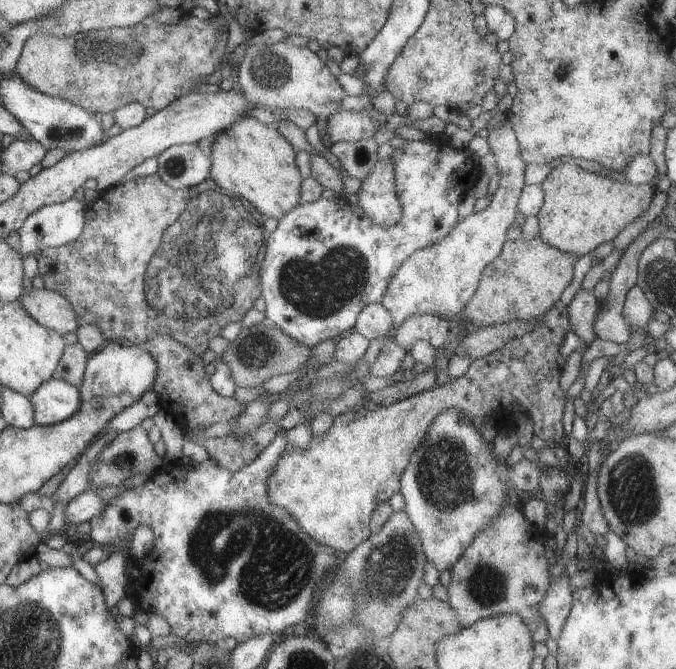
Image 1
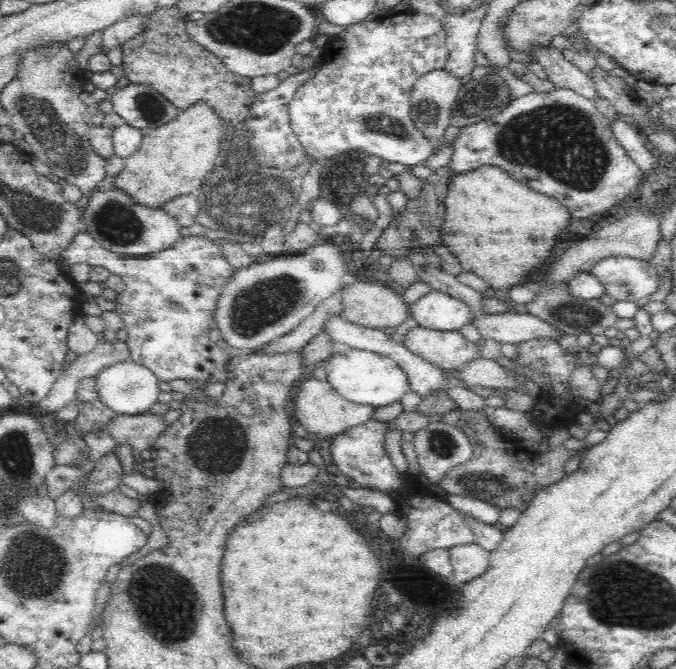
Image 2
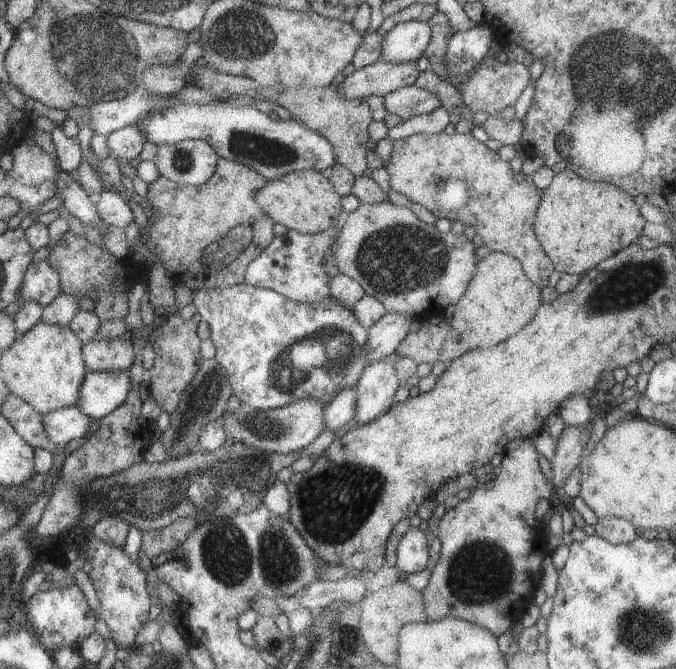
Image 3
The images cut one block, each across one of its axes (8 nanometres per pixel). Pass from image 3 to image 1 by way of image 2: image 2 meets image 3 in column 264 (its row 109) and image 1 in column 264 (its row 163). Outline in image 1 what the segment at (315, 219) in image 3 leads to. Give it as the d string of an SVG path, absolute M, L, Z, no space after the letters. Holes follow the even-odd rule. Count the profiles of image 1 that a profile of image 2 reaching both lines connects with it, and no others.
M250 114L236 120L212 138L209 176L226 194L246 199L266 217L280 220L300 203L300 186L304 180L296 164L296 148L275 126L268 126Z

